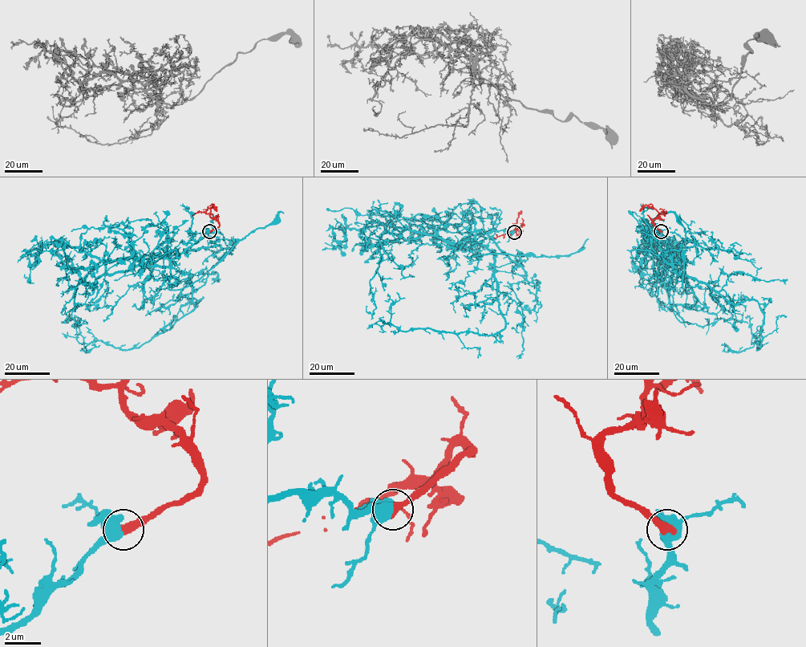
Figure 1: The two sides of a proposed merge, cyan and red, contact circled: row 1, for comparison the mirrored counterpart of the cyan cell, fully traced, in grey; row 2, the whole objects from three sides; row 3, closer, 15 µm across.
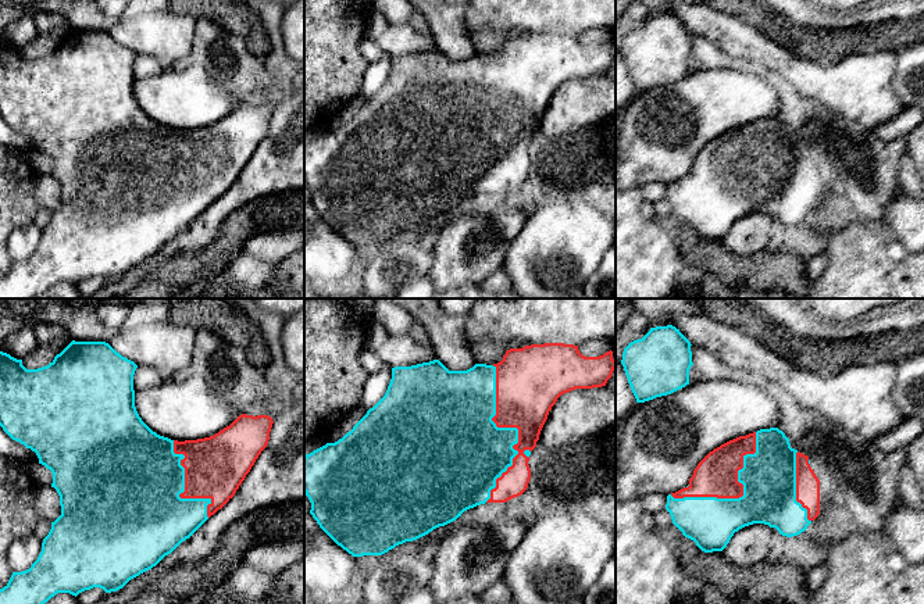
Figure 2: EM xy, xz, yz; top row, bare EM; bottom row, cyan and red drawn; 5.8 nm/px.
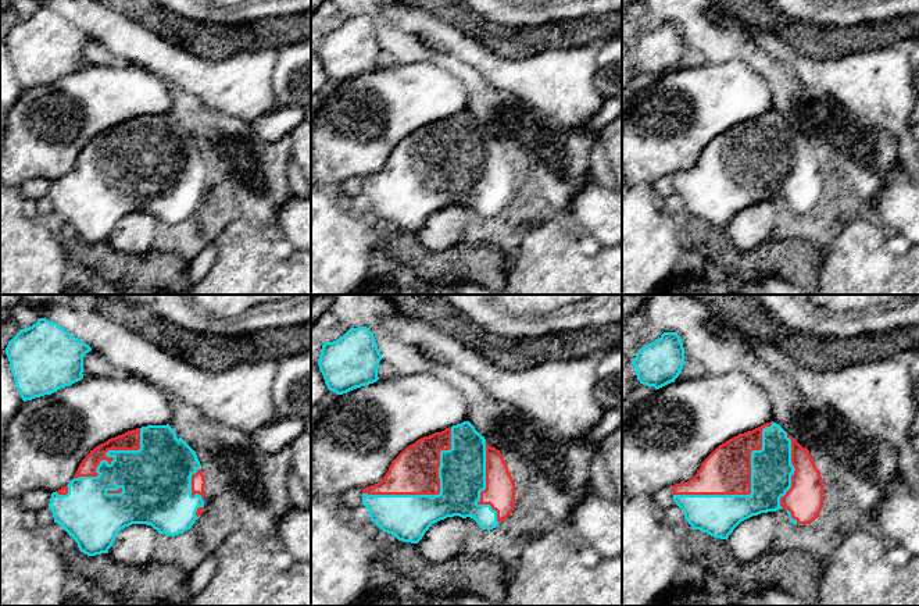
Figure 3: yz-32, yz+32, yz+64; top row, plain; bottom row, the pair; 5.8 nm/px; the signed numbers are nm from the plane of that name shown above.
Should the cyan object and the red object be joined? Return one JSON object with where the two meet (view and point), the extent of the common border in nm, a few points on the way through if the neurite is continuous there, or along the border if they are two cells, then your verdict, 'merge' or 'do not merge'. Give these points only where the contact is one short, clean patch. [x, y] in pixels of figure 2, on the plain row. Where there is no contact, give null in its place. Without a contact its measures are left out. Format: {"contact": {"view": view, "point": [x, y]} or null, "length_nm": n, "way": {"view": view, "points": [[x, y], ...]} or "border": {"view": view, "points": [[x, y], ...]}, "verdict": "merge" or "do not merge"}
{"contact": {"view": "xz", "point": [513, 117]}, "length_nm": 800, "verdict": "merge"}

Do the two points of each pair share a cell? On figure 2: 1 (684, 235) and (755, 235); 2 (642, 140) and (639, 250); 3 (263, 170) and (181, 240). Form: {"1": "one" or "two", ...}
{"1": "two", "2": "two", "3": "one"}

